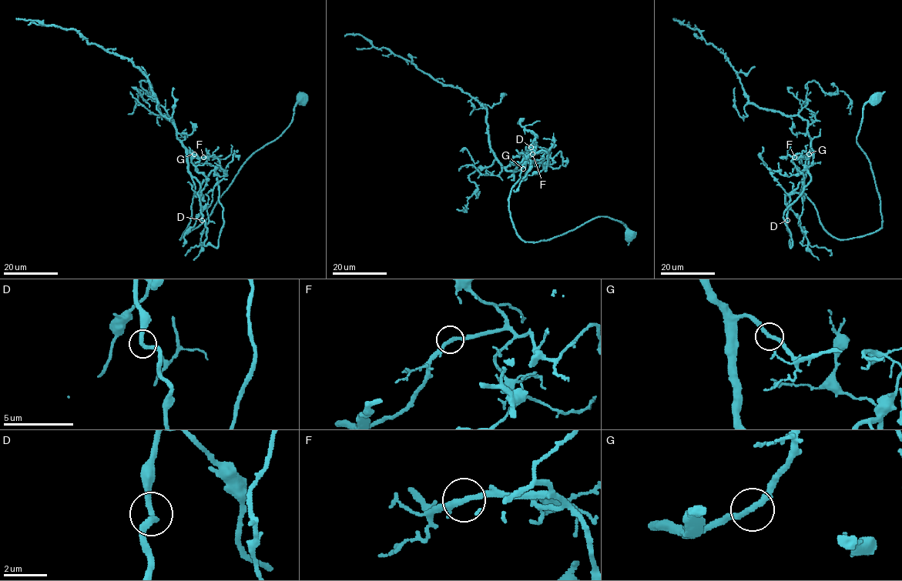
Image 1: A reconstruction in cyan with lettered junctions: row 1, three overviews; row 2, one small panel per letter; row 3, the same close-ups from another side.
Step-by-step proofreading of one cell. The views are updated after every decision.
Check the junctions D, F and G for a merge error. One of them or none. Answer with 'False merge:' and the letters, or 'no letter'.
False merge: no letter

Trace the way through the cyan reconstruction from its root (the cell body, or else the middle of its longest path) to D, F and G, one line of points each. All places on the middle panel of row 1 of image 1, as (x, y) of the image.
D: (628, 234), (621, 222), (598, 216), (547, 240), (523, 241), (508, 198), (530, 148)
F: (628, 234), (621, 222), (598, 216), (547, 240), (523, 241), (508, 198), (523, 162), (516, 168), (532, 154)
G: (628, 234), (621, 222), (598, 216), (547, 240), (523, 241), (508, 207), (523, 162), (516, 168), (523, 168)

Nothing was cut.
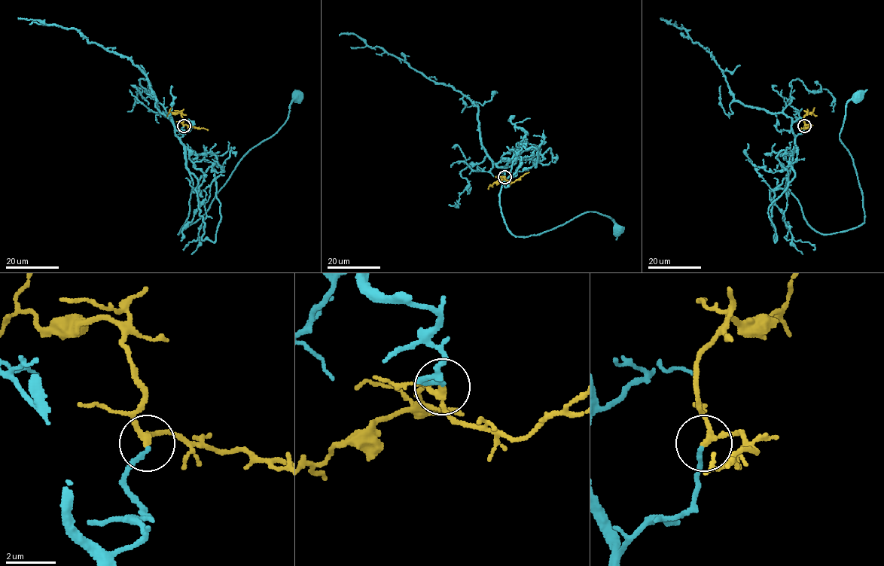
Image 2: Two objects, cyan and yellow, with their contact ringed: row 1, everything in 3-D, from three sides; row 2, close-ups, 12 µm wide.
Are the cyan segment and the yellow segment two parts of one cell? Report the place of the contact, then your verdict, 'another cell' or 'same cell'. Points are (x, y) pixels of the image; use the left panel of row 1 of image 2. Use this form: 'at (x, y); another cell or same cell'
at (184, 126); same cell

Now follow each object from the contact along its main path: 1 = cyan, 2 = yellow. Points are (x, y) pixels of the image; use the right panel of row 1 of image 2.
1: (804, 126), (795, 138), (787, 188), (821, 233), (859, 226), (862, 192), (839, 138), (845, 104), (857, 95)
2: (804, 126), (804, 116), (806, 113), (812, 111), (816, 115)

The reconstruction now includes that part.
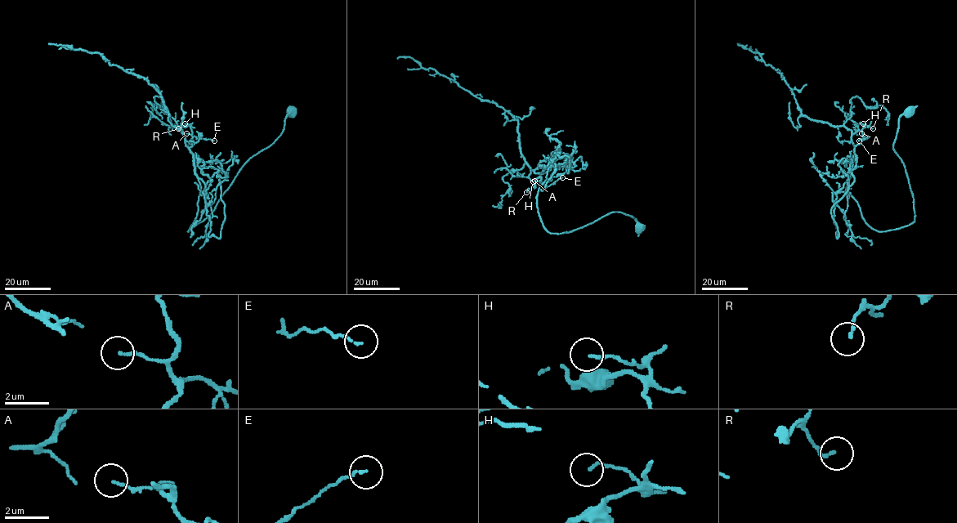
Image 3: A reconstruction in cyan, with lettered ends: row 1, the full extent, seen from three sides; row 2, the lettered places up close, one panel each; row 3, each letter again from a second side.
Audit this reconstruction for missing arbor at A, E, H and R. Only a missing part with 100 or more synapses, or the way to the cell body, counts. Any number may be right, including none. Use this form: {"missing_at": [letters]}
{"missing_at": []}

